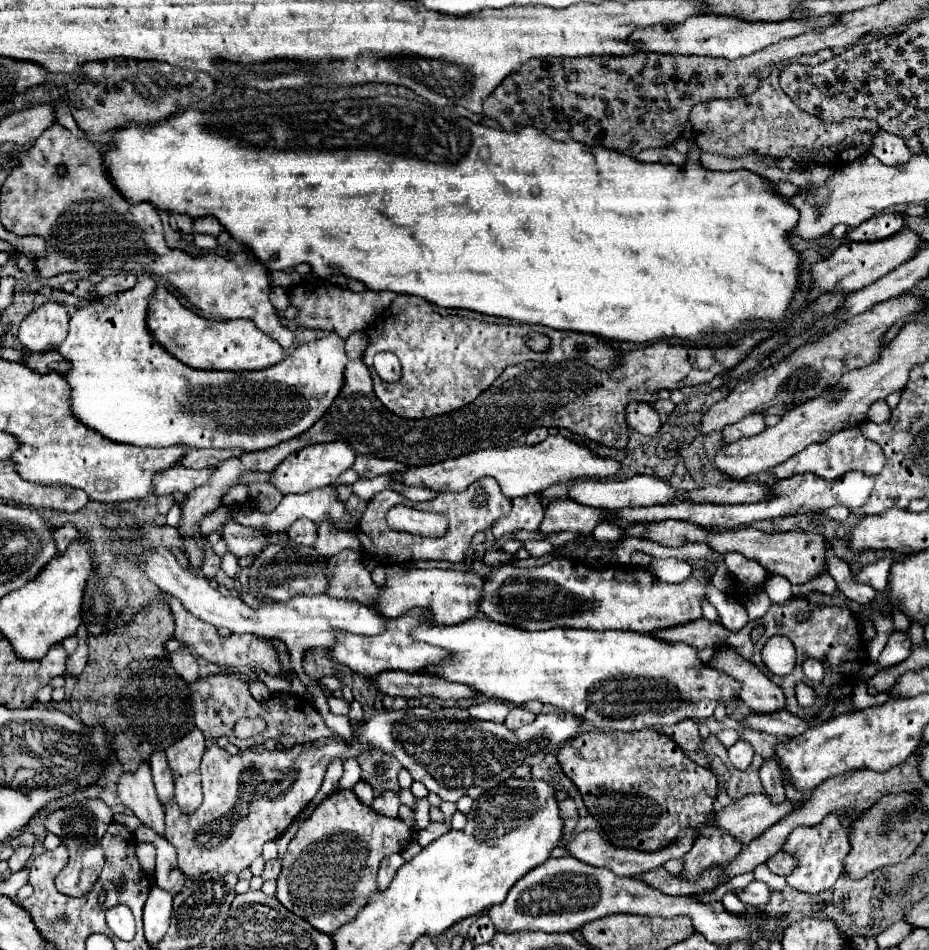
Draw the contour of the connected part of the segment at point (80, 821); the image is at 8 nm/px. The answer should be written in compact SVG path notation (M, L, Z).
M82 800L62 806L50 812L44 820L44 828L50 834L62 838L62 844L68 848L68 864L56 876L56 888L66 896L84 896L92 890L94 882L98 880L102 866L104 866L104 852L102 852L102 836L112 822L112 810L102 800Z

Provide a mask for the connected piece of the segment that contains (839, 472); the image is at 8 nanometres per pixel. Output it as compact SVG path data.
M852 426L852 428L844 428L844 430L836 432L836 434L832 434L826 442L814 442L806 450L798 452L796 456L788 458L786 462L774 466L770 470L770 476L776 478L776 480L784 480L784 478L790 478L794 474L812 472L812 474L816 474L816 476L820 476L824 480L836 480L836 478L840 478L840 476L844 476L846 472L852 472L852 470L860 470L860 472L864 472L868 476L874 476L882 468L884 468L882 448L876 442L864 438L860 426Z

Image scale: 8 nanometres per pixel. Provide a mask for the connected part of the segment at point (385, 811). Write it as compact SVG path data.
M390 790L382 792L380 796L376 796L376 798L374 798L374 804L372 804L372 808L376 808L378 814L388 816L388 818L396 818L396 816L398 816L398 806L400 806L400 800L398 800L398 796L396 796L394 792L390 792Z

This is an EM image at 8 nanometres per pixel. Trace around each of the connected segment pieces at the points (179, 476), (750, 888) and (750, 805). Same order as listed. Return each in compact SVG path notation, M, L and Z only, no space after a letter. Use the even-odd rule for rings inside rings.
M180 464L164 470L164 472L156 472L152 478L152 494L154 496L168 496L174 492L192 492L194 488L206 484L210 480L214 470L190 470L184 468Z
M752 880L746 888L738 890L736 896L740 896L740 900L742 900L746 906L756 908L756 906L760 906L760 904L766 904L766 900L768 900L768 896L770 896L770 888L768 888L764 882L760 882L760 880Z
M752 794L718 810L712 824L734 836L740 844L748 844L756 836L760 836L760 832L776 824L776 820L792 812L794 806L798 804L792 804L790 800L786 800L784 804L772 804L768 802L768 796Z

